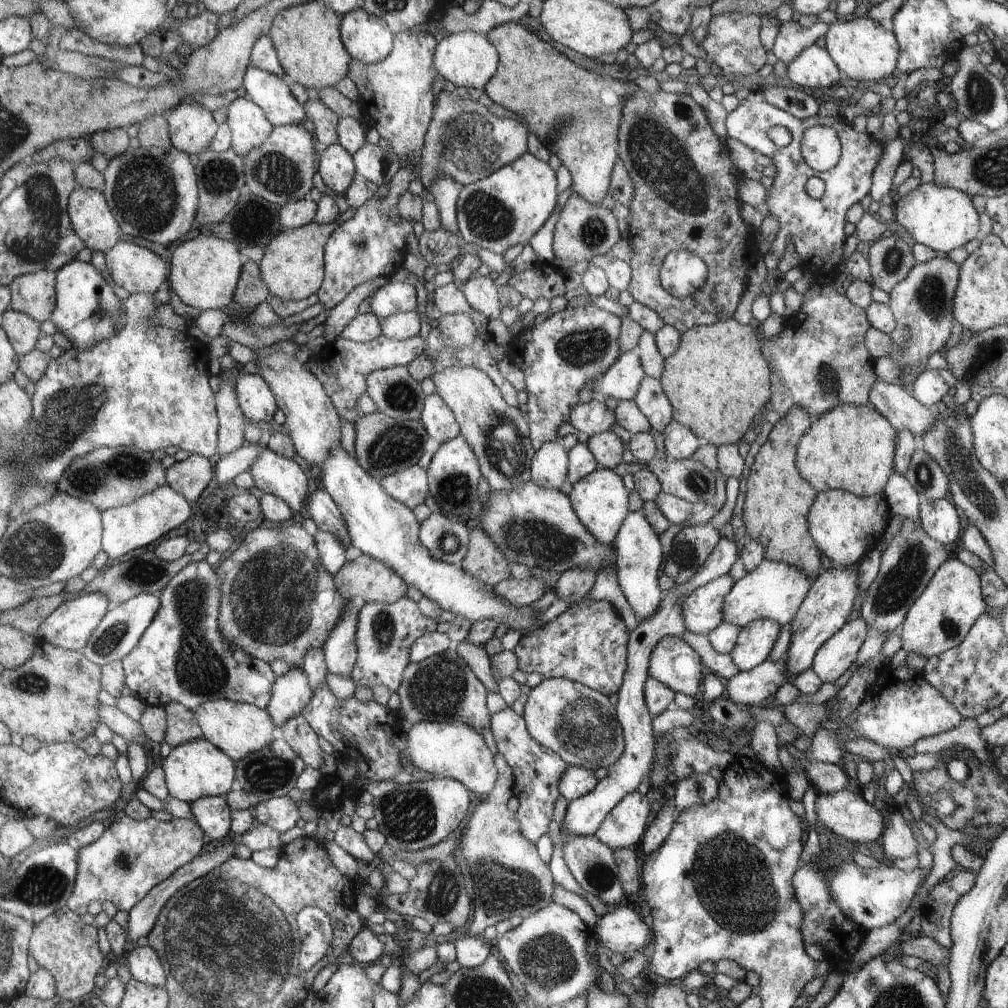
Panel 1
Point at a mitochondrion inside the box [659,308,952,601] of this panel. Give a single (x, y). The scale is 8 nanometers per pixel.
(827, 379)

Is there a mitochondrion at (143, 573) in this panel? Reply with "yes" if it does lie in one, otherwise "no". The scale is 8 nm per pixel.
yes

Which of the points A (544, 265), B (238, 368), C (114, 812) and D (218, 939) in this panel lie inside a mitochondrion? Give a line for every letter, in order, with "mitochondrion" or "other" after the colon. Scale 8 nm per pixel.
A: other
B: other
C: other
D: mitochondrion

